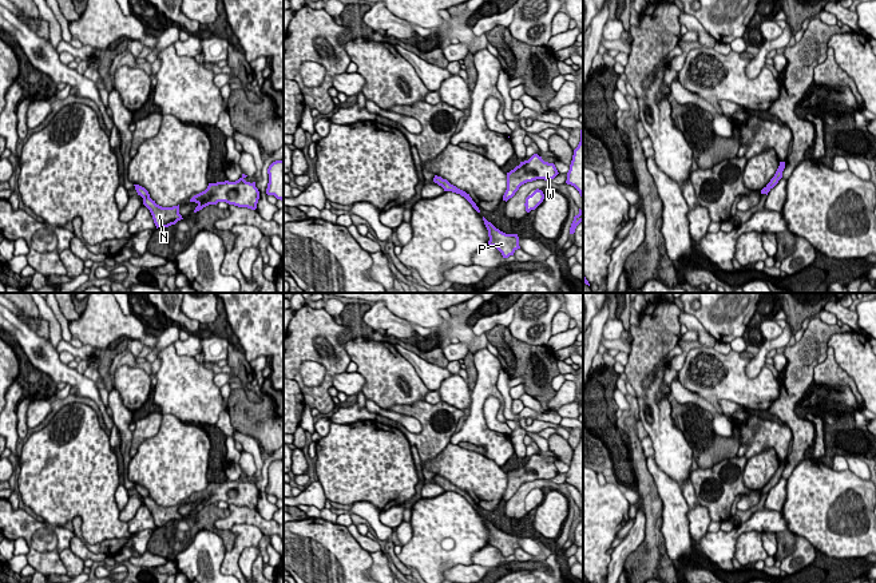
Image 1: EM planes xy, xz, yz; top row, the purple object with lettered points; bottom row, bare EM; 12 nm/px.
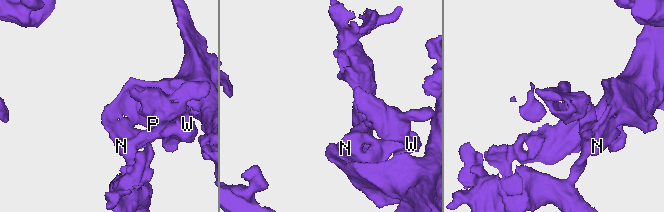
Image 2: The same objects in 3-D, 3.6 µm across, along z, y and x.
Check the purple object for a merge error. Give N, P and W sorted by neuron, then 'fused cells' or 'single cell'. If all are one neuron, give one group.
groups N W / P; fused cells

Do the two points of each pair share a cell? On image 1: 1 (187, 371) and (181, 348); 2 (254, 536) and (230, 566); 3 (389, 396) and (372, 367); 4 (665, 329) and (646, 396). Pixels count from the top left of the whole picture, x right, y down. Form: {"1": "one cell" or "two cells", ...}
{"1": "two cells", "2": "one cell", "3": "one cell", "4": "one cell"}

